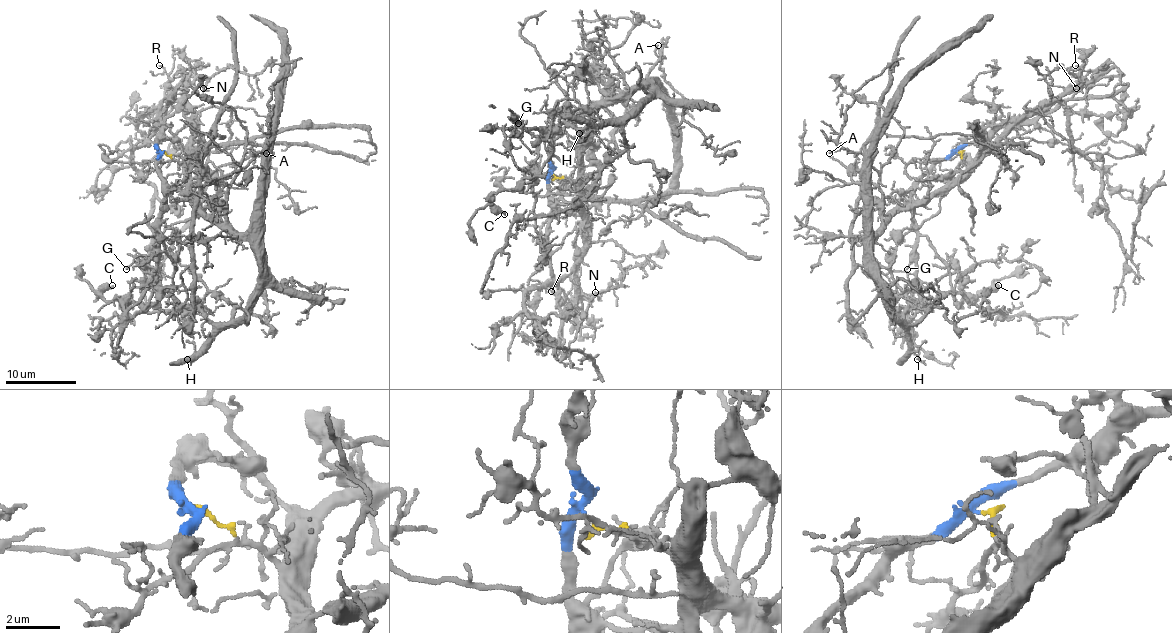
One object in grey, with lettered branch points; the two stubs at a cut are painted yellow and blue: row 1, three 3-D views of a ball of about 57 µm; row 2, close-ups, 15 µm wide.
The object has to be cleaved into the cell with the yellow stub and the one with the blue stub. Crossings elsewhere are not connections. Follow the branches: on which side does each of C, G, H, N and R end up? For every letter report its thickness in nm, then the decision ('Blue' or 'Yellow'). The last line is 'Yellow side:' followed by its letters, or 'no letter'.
C: Thickness 280 nm. Blue
G: Thickness 110 nm. Blue
H: Thickness 100 nm. Yellow
N: Thickness 120 nm. Yellow
R: Thickness 100 nm. Blue
Yellow side: H, N

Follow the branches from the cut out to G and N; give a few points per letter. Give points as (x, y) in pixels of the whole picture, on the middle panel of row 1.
G: (552, 174), (548, 142), (556, 128), (548, 133), (531, 129), (518, 122)
N: (552, 174), (568, 179), (577, 191), (577, 207), (586, 225), (577, 287), (598, 297), (594, 292)

